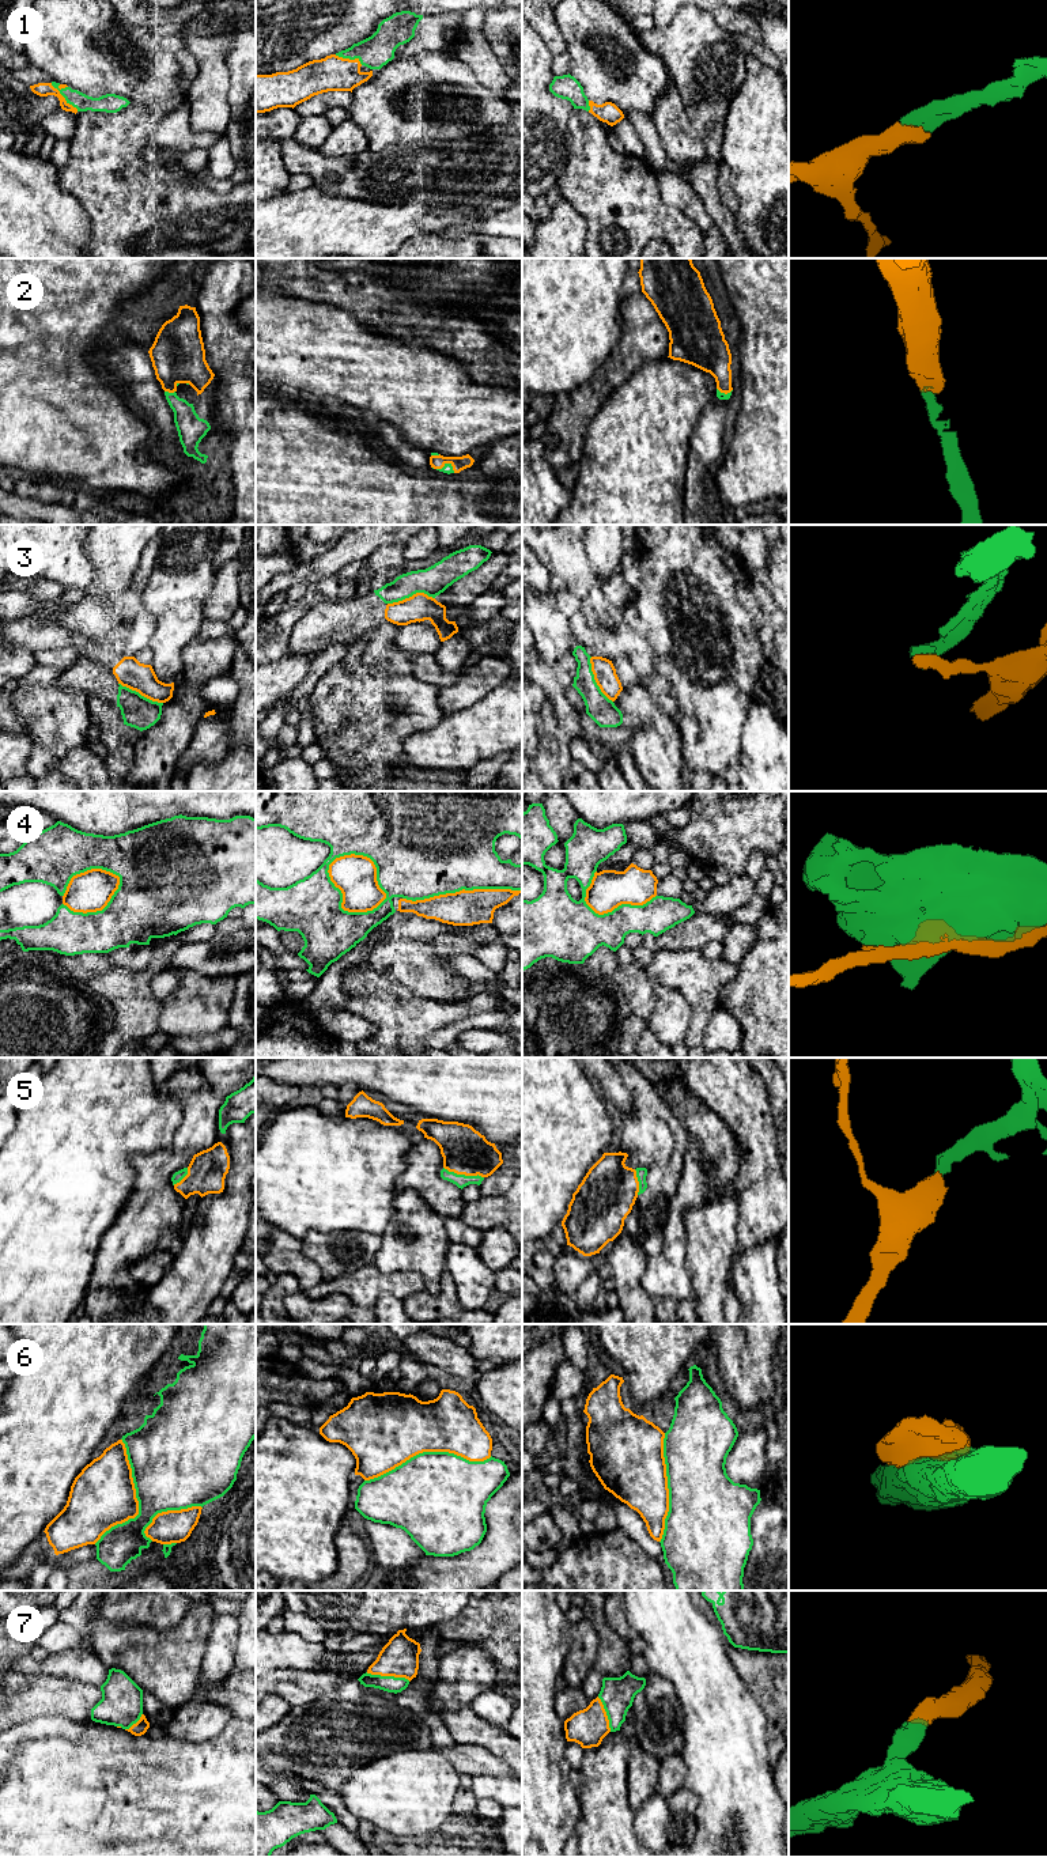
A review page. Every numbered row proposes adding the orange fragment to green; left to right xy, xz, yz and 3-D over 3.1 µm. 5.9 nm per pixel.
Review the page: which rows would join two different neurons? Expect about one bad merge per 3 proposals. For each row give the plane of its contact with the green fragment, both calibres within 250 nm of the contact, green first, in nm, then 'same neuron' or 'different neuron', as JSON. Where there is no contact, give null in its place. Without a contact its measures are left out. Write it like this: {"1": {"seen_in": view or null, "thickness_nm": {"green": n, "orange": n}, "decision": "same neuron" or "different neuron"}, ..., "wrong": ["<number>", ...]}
{"1": {"seen_in": "xy", "thickness_nm": {"green": 100, "orange": 80}, "decision": "same neuron"}, "2": {"seen_in": "xy", "thickness_nm": {"green": 160, "orange": 320}, "decision": "same neuron"}, "3": {"seen_in": "xz", "thickness_nm": {"green": 170, "orange": 160}, "decision": "different neuron"}, "4": {"seen_in": "xz", "thickness_nm": {"green": 500, "orange": 240}, "decision": "different neuron"}, "5": {"seen_in": "xz", "thickness_nm": {"green": 80, "orange": 280}, "decision": "same neuron"}, "6": {"seen_in": "xz", "thickness_nm": {"green": 500, "orange": 400}, "decision": "different neuron"}, "7": {"seen_in": "xz", "thickness_nm": {"green": 100, "orange": 220}, "decision": "same neuron"}, "wrong": ["3", "4", "6"]}

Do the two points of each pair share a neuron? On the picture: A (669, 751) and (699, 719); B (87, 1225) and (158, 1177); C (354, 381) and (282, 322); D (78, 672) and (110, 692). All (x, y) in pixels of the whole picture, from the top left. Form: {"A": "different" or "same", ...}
{"A": "different", "B": "different", "C": "same", "D": "same"}

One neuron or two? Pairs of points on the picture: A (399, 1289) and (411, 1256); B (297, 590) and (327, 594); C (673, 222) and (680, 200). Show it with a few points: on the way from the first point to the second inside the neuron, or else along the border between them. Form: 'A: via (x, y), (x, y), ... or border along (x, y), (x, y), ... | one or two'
A: border along (374, 1264), (386, 1274), (419, 1273), (426, 1289) | two
B: via (303, 594), (320, 594) | one
C: border along (657, 184), (660, 197), (677, 207), (700, 230) | two

